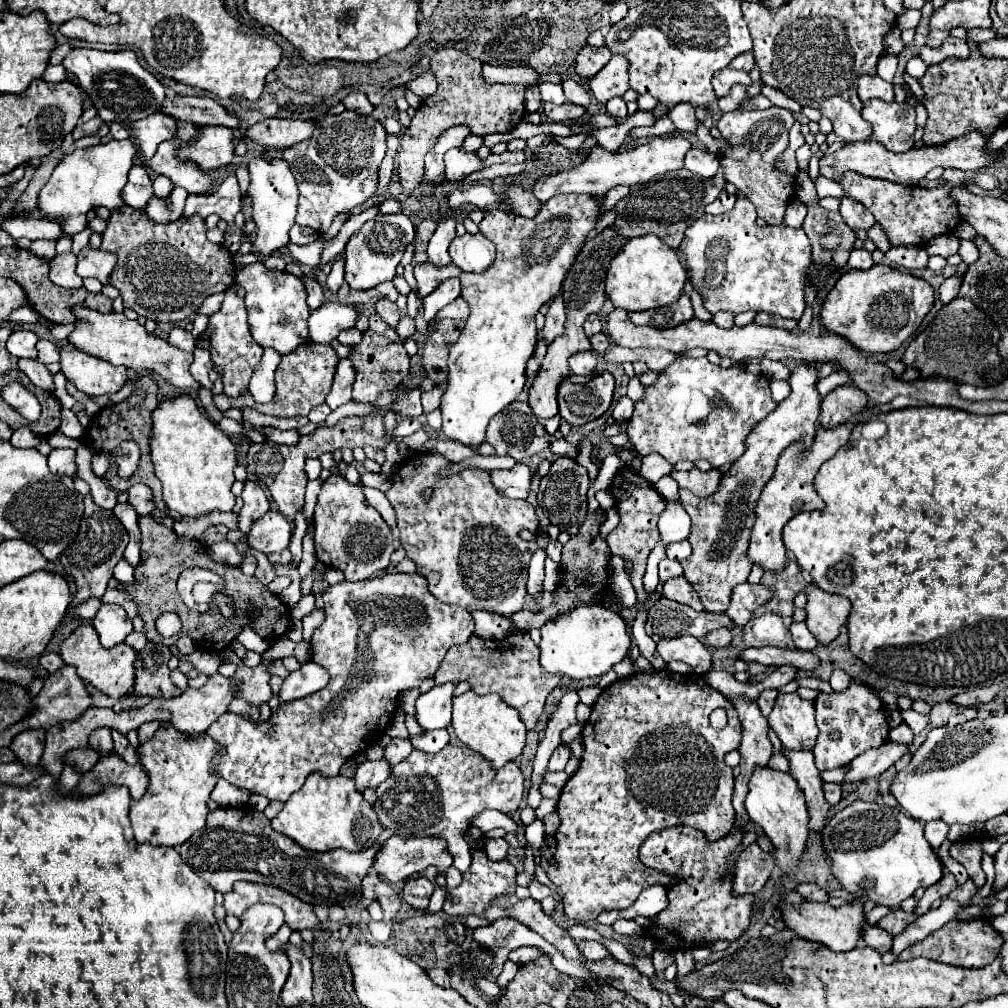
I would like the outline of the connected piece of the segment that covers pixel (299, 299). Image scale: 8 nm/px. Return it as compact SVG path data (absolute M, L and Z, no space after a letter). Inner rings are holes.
M254 262L238 270L236 284L240 284L246 290L244 302L248 310L248 326L250 326L252 338L262 348L274 348L284 356L288 352L294 352L300 344L308 340L310 306L306 304L302 278L292 276L288 272L268 270L264 264Z

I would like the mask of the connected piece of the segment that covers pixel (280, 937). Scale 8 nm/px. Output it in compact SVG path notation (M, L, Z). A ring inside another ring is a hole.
M284 923L278 932L272 938L266 941L267 948L270 950L276 950L276 948L288 942L291 934L291 928L286 923Z

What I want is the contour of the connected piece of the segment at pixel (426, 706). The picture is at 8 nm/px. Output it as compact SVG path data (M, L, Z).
M456 684L434 686L416 700L416 722L422 730L436 730L450 726L452 720L452 692Z

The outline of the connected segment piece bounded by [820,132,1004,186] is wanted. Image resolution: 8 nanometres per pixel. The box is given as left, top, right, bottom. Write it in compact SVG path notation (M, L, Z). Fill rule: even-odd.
M968 132L966 136L950 140L948 144L940 144L940 146L918 144L918 146L914 146L908 152L902 152L902 154L886 150L876 140L864 140L864 142L856 142L856 144L846 144L844 148L840 148L834 154L826 154L820 160L820 174L830 178L830 180L838 180L844 172L852 170L852 172L858 172L858 174L864 174L864 176L870 176L870 178L882 178L882 180L890 180L890 182L896 182L896 184L916 186L918 180L924 178L936 166L960 168L964 172L976 172L980 168L986 168L986 166L994 164L1000 158L1004 148L990 150L988 140L990 138L986 138L980 132Z

